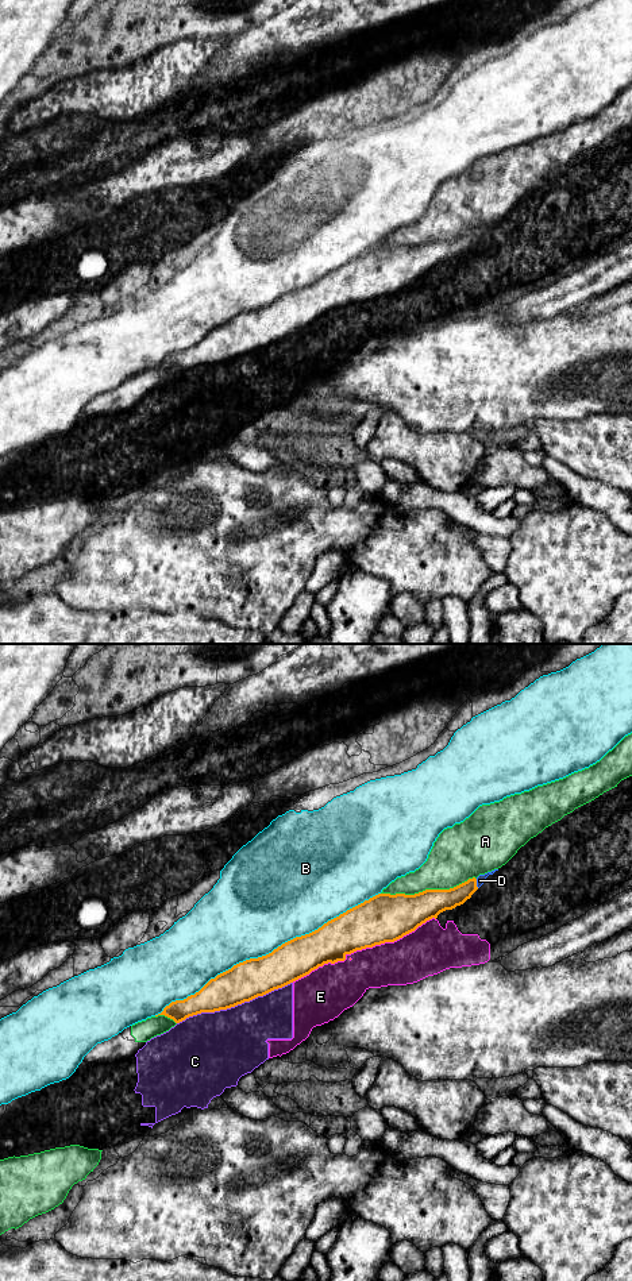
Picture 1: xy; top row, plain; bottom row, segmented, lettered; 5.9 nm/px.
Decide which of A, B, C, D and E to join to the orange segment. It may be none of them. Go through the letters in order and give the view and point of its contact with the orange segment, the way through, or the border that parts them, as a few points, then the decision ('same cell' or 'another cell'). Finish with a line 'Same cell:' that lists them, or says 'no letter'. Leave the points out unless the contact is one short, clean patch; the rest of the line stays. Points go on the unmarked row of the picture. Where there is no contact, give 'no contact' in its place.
A: meets orange in xy at (428, 242); another cell
B: meets orange in xy at (266, 307); another cell
C: meets orange in xy at (234, 358); another cell
D: meets orange in xy at (476, 235); same cell
E: meets orange in xy at (362, 300); another cell
Same cell: D

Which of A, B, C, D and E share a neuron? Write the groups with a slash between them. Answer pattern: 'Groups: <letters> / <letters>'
Groups: A / B / C E / D

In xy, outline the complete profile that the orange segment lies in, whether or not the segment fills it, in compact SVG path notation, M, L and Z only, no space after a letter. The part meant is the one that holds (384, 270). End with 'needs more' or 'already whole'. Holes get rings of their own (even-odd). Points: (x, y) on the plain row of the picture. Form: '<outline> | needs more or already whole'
M496 223L450 242L425 242L415 247L378 246L266 308L234 317L194 347L172 354L158 367L180 375L201 364L227 362L282 340L324 316L344 313L357 302L394 294L427 273L436 271L440 265L463 256Z | needs more

